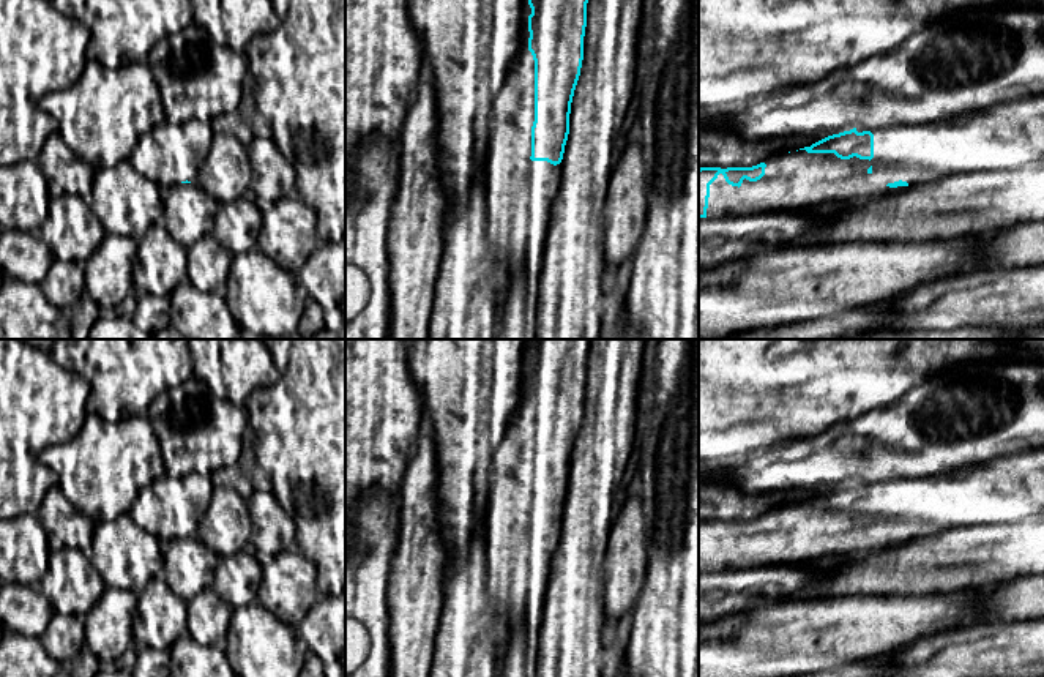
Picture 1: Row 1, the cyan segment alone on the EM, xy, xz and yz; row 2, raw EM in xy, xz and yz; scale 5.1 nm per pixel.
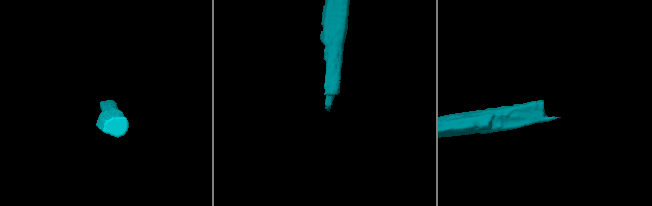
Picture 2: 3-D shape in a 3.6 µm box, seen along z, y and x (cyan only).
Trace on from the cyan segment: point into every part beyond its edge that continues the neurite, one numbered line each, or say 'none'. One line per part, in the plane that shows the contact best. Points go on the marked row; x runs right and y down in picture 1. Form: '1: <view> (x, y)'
1: xz (521, 193)

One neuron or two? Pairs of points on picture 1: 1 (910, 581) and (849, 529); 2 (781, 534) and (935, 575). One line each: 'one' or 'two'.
1: two
2: two

